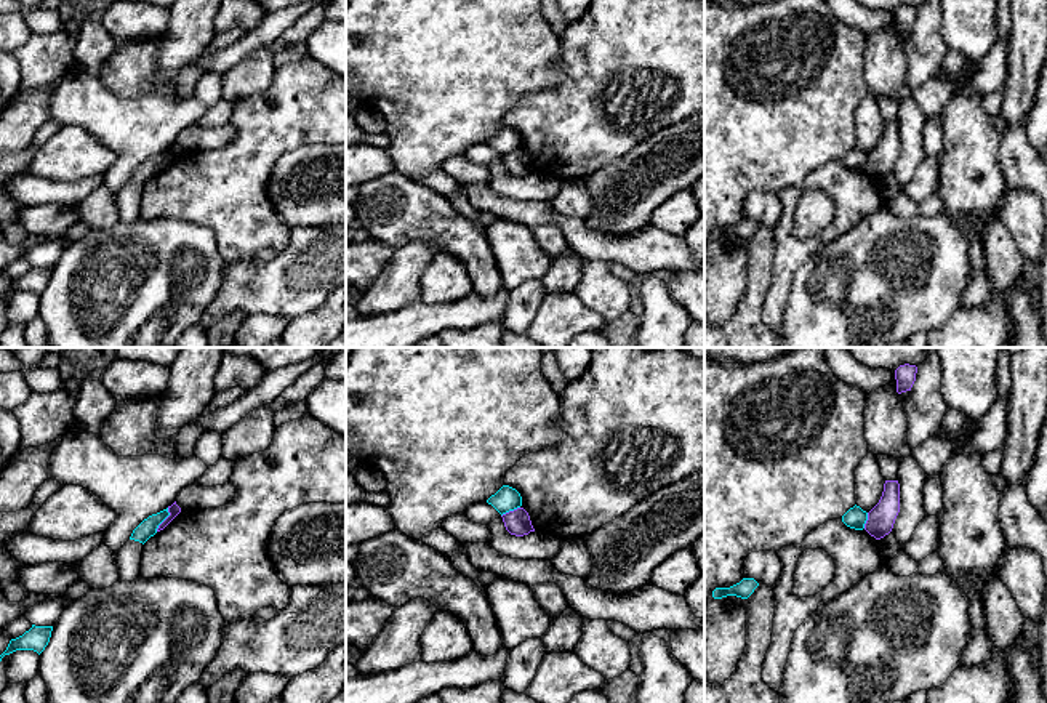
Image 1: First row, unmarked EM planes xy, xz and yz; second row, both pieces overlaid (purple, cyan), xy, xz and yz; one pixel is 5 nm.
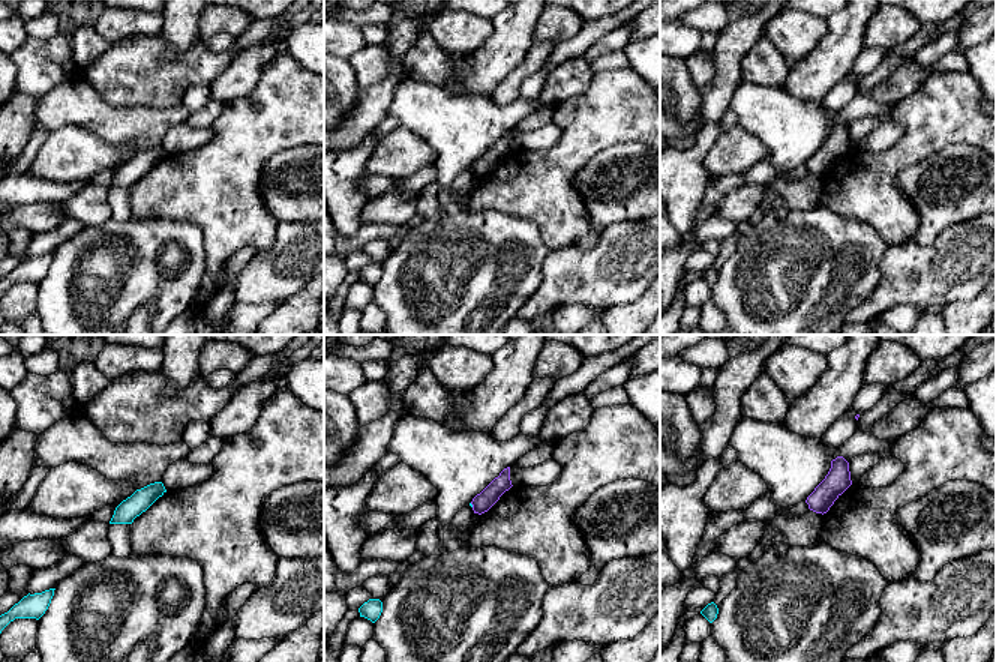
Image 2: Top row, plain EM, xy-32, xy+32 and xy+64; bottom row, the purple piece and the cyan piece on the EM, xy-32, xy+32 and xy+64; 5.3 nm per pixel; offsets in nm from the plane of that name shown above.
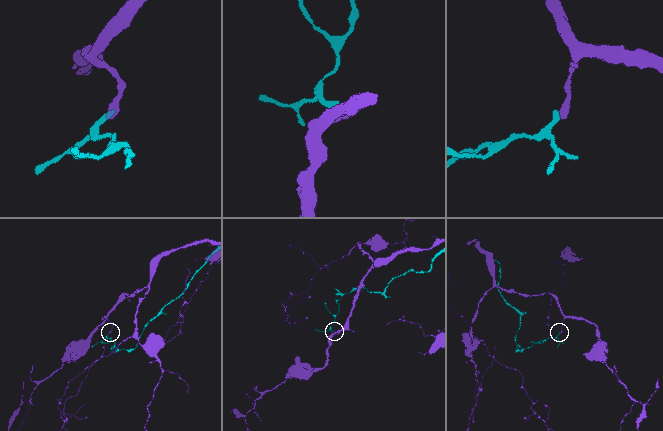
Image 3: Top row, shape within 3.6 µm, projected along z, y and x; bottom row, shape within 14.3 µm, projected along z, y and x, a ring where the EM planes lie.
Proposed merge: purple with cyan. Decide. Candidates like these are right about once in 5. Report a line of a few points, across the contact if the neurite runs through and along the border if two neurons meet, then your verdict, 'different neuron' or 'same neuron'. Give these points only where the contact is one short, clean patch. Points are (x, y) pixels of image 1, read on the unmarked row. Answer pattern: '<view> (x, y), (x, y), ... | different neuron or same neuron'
xy (168, 149), (168, 157), (156, 172) | different neuron

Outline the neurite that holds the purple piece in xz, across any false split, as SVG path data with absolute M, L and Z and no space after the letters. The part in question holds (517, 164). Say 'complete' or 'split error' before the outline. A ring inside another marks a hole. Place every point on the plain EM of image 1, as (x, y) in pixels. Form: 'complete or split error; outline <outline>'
complete; outline M524 149L509 152L503 155L501 159L503 159L506 171L511 176L524 178L524 176L528 176L530 173L535 173L530 157Z

